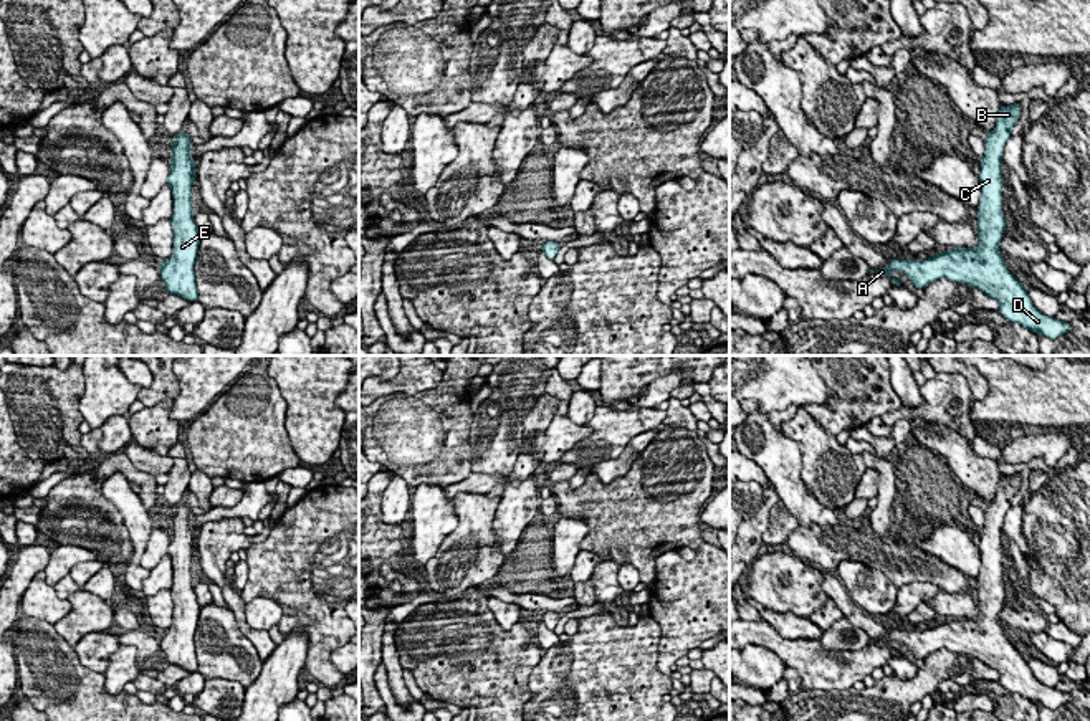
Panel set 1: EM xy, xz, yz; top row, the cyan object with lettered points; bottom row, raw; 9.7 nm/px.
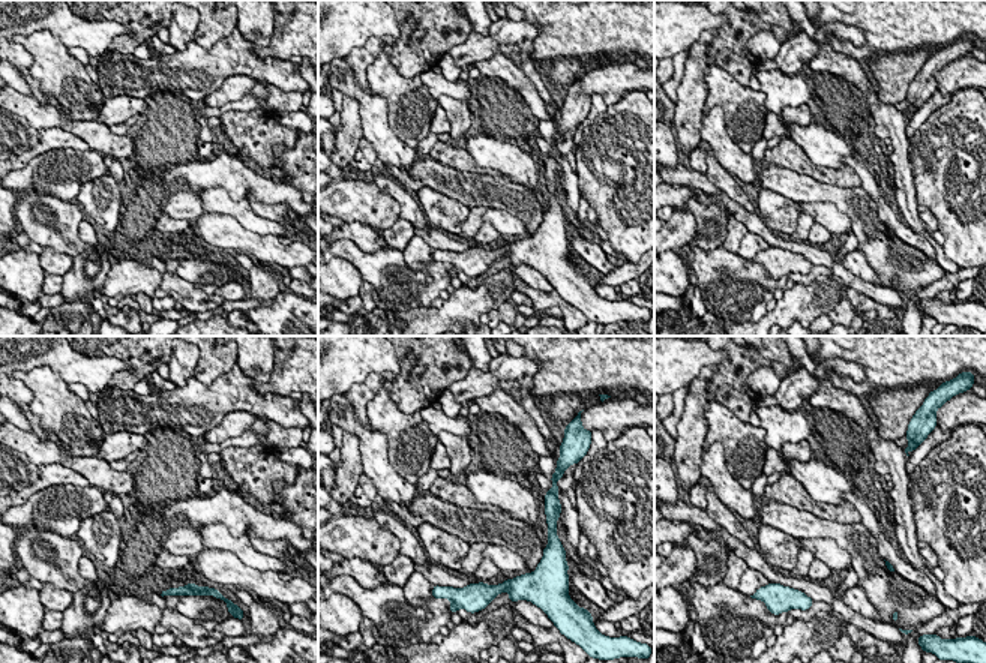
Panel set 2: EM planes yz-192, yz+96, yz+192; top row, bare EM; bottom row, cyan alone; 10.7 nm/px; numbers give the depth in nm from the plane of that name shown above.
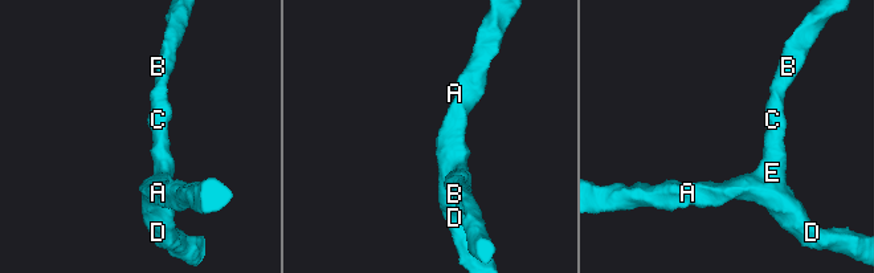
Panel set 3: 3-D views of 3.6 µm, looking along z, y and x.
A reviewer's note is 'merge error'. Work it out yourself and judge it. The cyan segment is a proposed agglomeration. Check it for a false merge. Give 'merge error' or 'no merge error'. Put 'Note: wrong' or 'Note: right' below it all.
no merge error
Note: wrong

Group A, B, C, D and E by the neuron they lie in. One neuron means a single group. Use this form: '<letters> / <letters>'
A B C D E

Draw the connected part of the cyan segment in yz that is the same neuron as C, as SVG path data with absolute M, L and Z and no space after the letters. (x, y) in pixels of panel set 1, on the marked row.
M1019 103L1001 104L997 122L992 132L984 139L984 155L981 157L981 200L978 207L978 235L976 248L951 248L928 260L890 260L885 268L870 270L878 276L892 276L896 288L903 283L892 273L900 271L911 279L915 288L925 289L930 283L946 278L981 289L999 303L999 314L1012 322L1022 324L1032 332L1049 339L1072 329L1070 322L1042 314L1030 296L1025 283L1021 283L1006 266L1004 256L997 245L1006 232L1002 212L1002 152L1006 141L1019 121Z

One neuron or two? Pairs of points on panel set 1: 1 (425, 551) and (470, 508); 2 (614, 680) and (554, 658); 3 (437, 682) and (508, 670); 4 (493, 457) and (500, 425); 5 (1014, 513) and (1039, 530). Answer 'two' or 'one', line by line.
1: two
2: one
3: one
4: one
5: two

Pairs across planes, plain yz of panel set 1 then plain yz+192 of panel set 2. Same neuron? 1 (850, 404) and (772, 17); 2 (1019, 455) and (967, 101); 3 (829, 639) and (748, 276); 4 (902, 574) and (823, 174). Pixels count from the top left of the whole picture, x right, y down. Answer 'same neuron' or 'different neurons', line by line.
1: different neurons
2: different neurons
3: different neurons
4: different neurons

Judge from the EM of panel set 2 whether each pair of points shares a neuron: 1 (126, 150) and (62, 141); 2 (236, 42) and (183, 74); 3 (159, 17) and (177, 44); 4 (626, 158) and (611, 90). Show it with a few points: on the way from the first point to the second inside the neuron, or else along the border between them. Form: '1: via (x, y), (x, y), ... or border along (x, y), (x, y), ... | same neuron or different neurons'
1: border along (59, 126), (80, 137), (92, 149) | different neurons
2: via (227, 57), (219, 65), (198, 72) | same neuron
3: border along (171, 15), (171, 21), (167, 26) | different neurons
4: border along (637, 89), (628, 90), (608, 107) | different neurons

